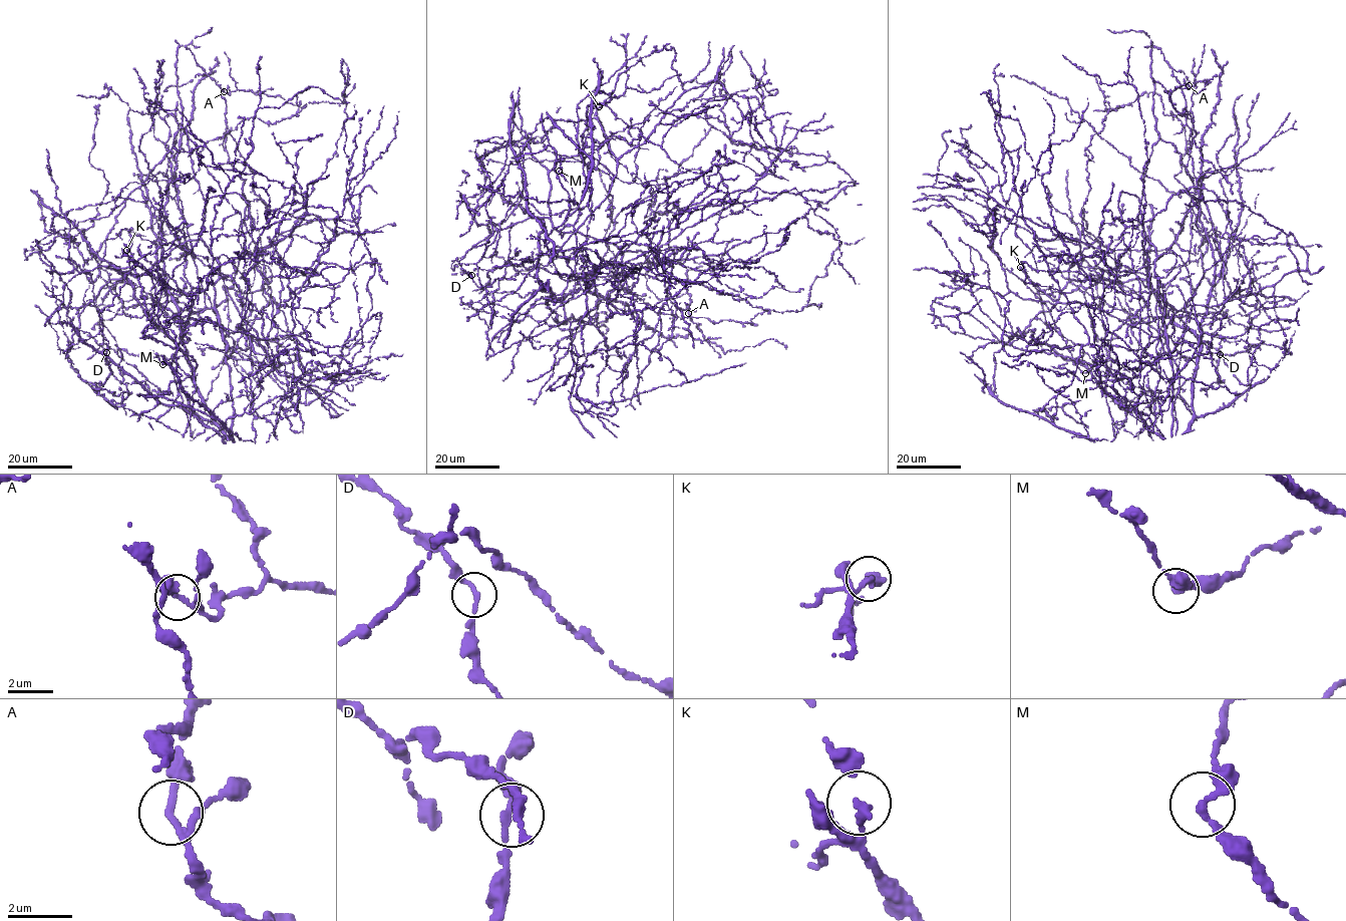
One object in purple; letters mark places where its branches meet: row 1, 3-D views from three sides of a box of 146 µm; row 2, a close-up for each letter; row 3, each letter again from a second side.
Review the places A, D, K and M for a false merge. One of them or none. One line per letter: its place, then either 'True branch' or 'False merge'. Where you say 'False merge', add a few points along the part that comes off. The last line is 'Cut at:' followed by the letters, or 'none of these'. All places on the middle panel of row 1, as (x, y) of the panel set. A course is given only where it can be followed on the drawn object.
A: Place: (688, 313). True branch
D: Place: (471, 275). True branch
K: Place: (599, 106). False merge. Course of the part to remove: (599, 106), (598, 118), (612, 157), (628, 173), (635, 174), (646, 188)
M: Place: (559, 171). True branch
Cut at: K

